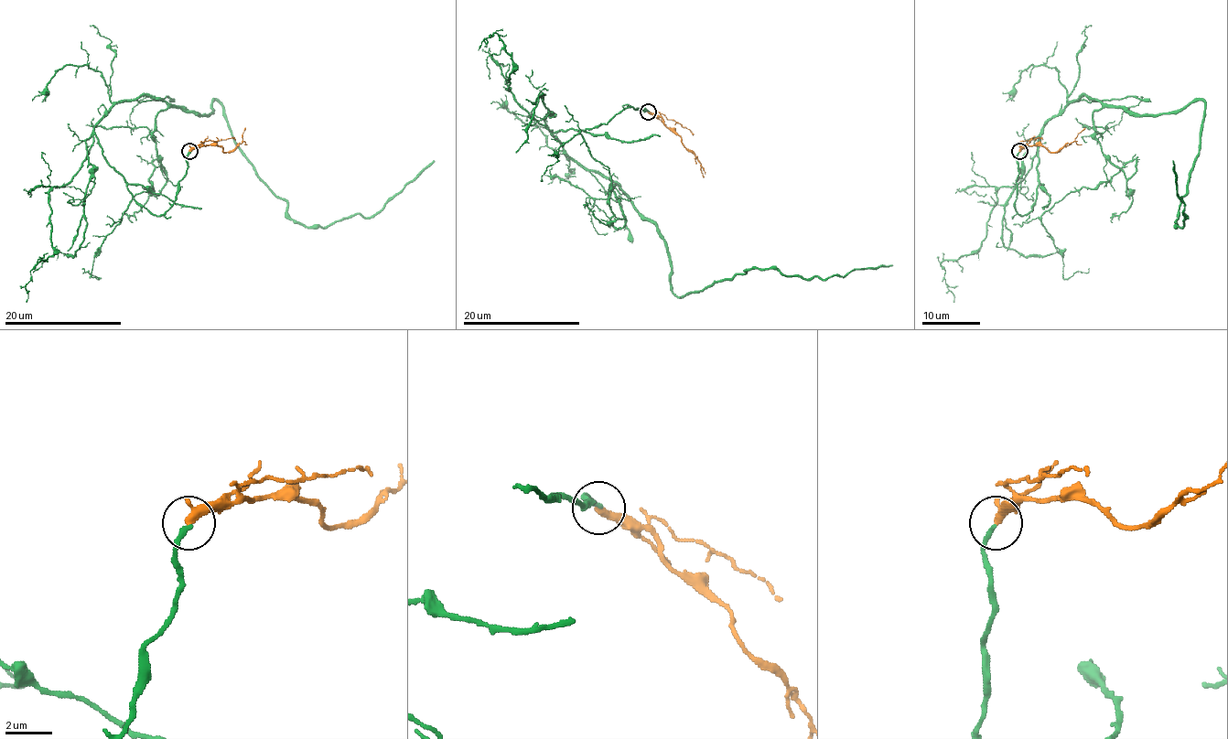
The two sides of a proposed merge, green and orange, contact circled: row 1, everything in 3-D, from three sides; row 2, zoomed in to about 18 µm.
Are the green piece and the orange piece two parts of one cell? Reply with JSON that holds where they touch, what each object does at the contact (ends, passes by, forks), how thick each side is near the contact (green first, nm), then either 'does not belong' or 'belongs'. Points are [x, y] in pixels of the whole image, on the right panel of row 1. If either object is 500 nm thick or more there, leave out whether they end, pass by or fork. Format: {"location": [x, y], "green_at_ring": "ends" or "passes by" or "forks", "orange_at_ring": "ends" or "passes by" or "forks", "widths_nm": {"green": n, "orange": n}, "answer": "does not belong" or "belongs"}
{"location": [1019, 151], "green_at_ring": "ends", "orange_at_ring": "ends", "widths_nm": {"green": 200, "orange": 360}, "answer": "belongs"}

